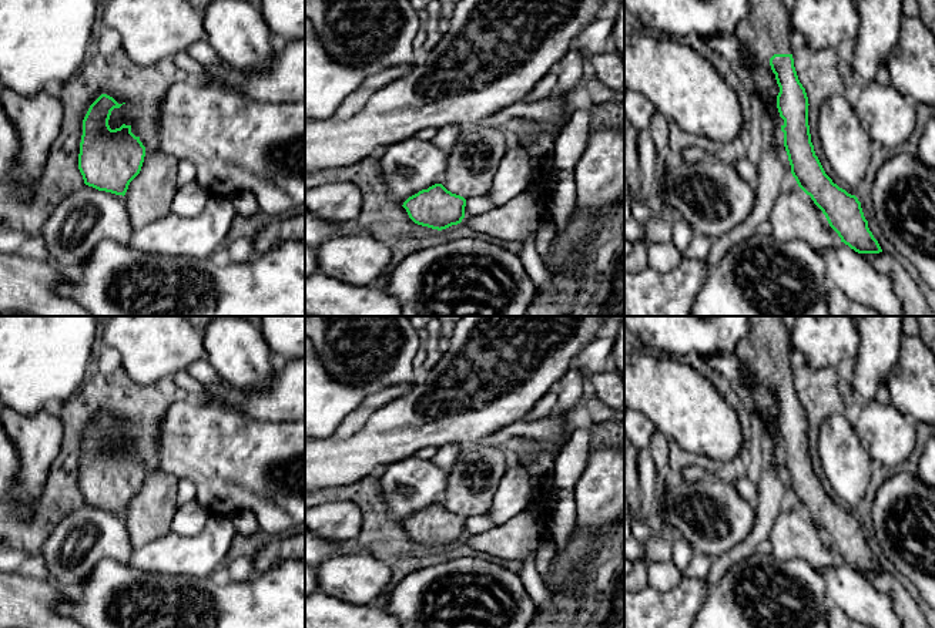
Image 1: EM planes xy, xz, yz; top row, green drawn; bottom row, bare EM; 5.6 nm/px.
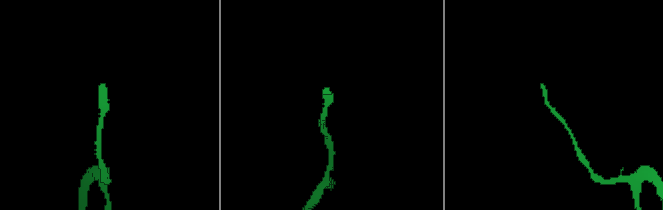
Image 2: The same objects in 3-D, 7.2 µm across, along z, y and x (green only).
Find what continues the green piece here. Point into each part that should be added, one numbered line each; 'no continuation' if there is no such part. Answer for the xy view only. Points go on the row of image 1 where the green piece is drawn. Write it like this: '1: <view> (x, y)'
1: xy (150, 195)

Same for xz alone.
1: xz (473, 161)

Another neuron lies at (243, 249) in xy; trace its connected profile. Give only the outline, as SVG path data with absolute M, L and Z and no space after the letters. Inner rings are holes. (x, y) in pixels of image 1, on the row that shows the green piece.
M239 238L228 245L229 261L234 263L249 261L255 256L252 238Z

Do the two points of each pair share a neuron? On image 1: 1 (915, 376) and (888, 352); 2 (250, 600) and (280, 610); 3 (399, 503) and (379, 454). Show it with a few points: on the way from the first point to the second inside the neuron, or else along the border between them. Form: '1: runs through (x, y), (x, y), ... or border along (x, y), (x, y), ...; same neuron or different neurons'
1: border along (904, 335), (900, 342), (898, 359), (885, 382); different neurons
2: runs through (257, 607), (260, 610), (272, 610); same neuron
3: border along (412, 454), (389, 462), (379, 470); different neurons

